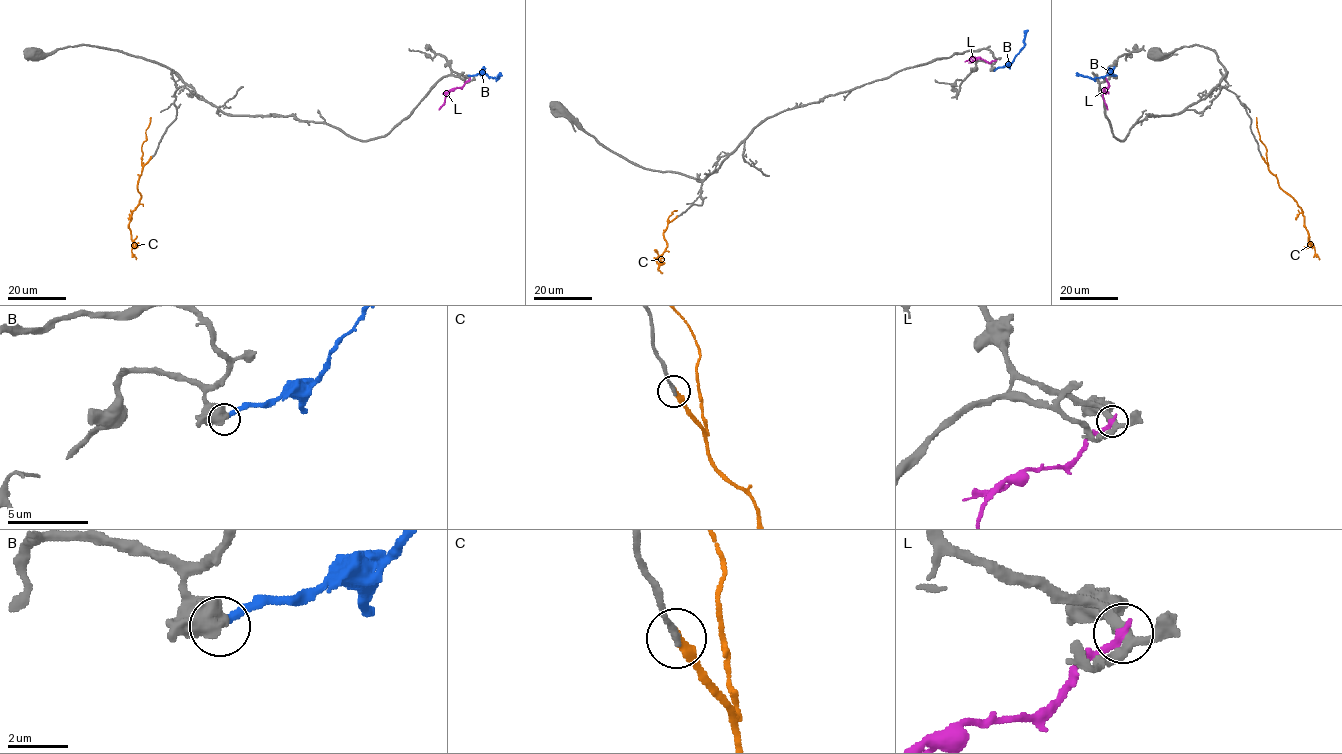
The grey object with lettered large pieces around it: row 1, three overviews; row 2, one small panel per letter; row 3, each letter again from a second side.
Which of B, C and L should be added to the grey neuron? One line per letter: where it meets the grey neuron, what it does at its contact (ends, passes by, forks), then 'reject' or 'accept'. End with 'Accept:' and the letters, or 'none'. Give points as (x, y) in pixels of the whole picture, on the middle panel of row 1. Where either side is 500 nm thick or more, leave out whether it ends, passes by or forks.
B: contact (995, 69); reject
C: contact (677, 216); it ends; accept
L: contact (995, 60); it ends; reject
Accept: C

